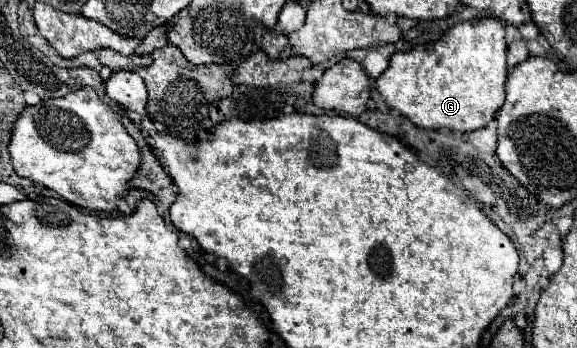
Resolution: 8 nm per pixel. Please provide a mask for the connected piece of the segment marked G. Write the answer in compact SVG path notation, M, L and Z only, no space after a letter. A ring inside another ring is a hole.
M481 17L451 27L429 49L413 47L409 51L397 51L375 83L385 103L399 109L417 127L445 127L465 133L485 127L505 103L505 57L505 25L495 17Z

